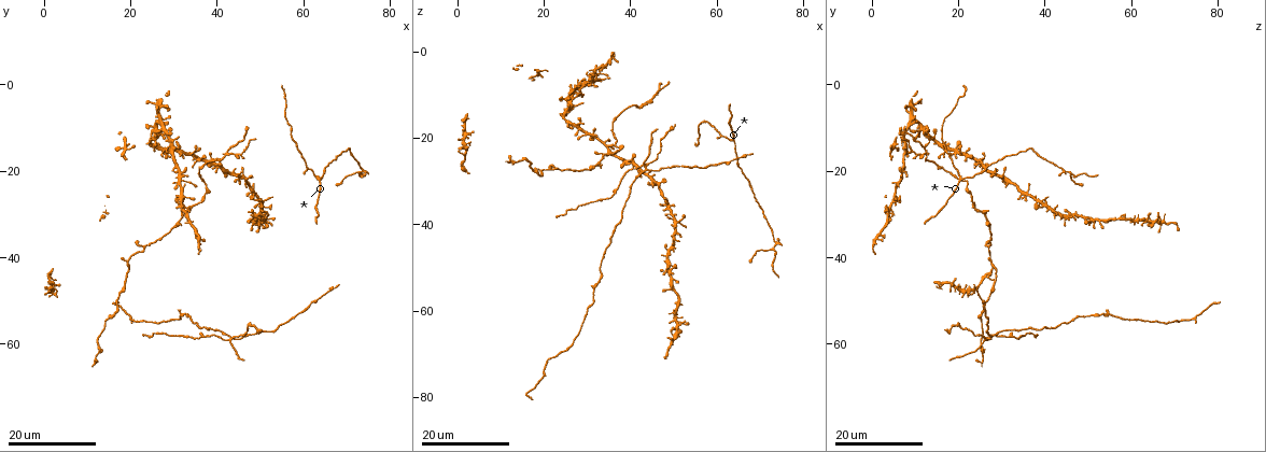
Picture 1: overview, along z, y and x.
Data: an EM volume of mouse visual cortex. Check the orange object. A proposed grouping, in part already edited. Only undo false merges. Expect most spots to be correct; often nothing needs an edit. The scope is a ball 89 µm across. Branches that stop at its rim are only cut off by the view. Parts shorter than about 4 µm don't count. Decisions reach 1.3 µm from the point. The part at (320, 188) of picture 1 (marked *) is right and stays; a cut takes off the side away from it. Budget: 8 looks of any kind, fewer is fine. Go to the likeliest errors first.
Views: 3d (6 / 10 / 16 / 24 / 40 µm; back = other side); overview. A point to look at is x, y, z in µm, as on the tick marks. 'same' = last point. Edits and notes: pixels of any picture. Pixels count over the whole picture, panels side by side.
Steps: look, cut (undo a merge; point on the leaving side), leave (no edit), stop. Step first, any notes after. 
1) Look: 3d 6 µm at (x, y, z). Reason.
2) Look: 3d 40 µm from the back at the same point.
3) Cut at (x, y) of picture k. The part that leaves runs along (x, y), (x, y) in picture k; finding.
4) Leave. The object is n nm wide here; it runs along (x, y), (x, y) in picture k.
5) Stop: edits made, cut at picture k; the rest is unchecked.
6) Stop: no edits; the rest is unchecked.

Look: 3d 16 µm at (34.0, 28.5, 24.0). Three-way junction.

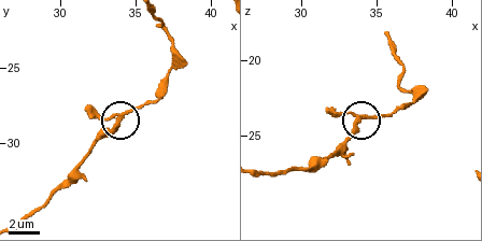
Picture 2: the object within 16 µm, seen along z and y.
Look: 3d 10 µm at (34.2, 28.2, 23.8). Closer look.

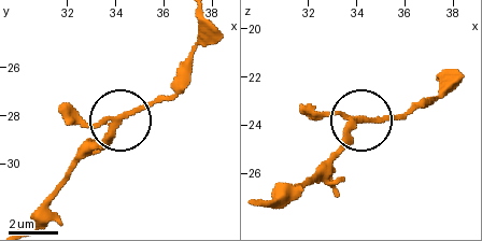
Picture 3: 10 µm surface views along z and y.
Leave. It runs along (197, 17), (184, 79), (159, 101), (135, 110), (75, 164) in picture 3; all the same cell.

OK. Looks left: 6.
Look: 3d 24 µm at (43.0, 59.0, 26.5). Four arms meet.

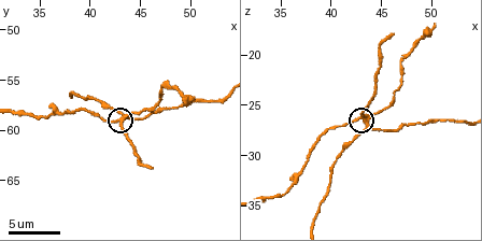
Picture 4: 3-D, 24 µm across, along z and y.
Look: 3d 10 µm at (43.2, 59.4, 26.0).

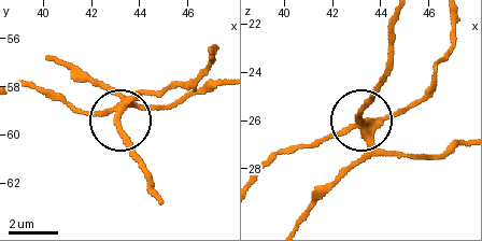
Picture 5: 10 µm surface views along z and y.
Cut at (160, 97) of picture 5. 4 arms meet here; the part that leaves runs along (367, 119), (288, 149), (264, 169) in picture 5; a second cell is stuck on.

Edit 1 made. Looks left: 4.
Look: 3d 24 µm at (42.5, 16.0, 13.0). Side arm on a straight run.

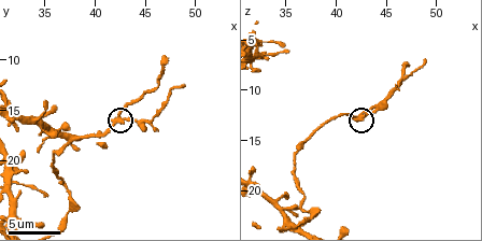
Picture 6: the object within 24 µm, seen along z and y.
Look: 3d 10 µm at (42.4, 15.8, 12.8).

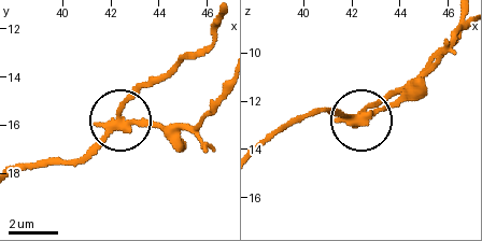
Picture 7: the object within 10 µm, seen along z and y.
Cut at (152, 124) of picture 7. The object is 290 nm wide here; the part that leaves runs along (118, 125), (195, 125), (223, 88) in picture 7; a second cell is stuck on.

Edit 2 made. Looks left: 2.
Stop: edits made, cut at picture 5, cut at picture 7; the rest is unchecked.

